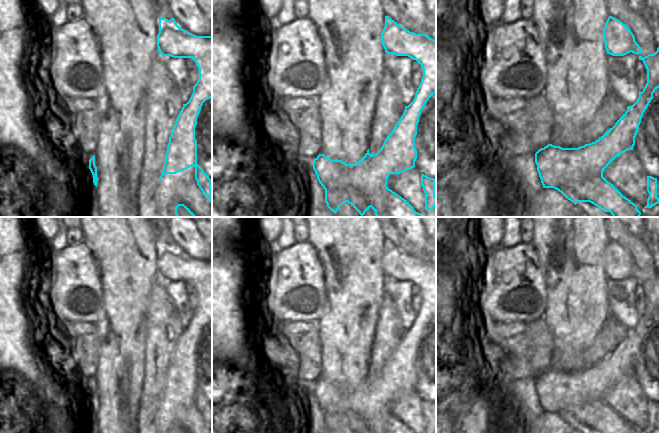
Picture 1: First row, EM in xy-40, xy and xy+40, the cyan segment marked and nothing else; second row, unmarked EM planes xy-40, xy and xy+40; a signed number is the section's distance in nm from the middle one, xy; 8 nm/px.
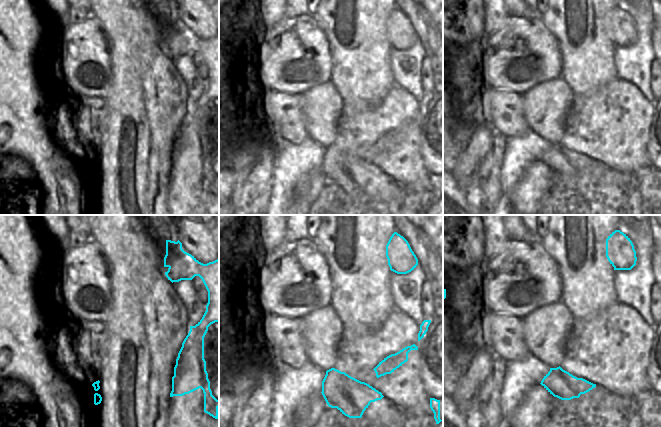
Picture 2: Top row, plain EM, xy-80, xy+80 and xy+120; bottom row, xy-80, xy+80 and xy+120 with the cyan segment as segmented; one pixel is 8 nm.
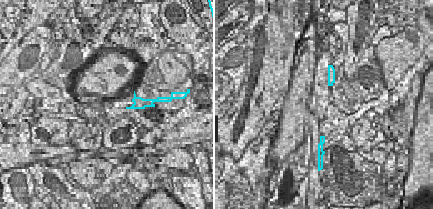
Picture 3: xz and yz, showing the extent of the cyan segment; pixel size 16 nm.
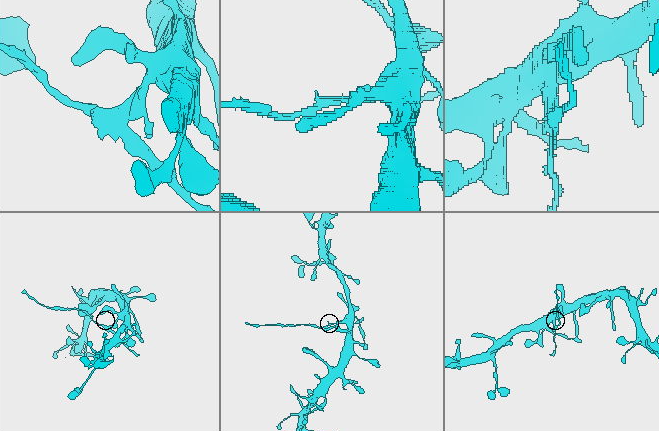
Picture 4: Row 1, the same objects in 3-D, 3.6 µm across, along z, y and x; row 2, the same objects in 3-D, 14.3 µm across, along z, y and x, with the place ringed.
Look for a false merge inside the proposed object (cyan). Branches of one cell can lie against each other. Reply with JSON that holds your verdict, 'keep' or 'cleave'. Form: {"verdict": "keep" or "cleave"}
{"verdict": "cleave"}

